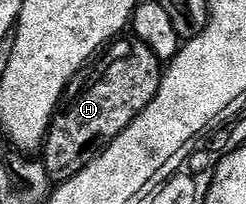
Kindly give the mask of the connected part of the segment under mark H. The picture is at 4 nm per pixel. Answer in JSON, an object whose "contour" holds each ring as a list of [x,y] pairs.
{"contour":[[[134,36],[116,37],[94,61],[84,66],[63,93],[63,100],[59,104],[59,109],[55,111],[55,116],[51,120],[51,129],[48,130],[43,143],[45,156],[42,155],[41,161],[52,181],[67,181],[72,178],[78,171],[83,170],[104,146],[121,132],[125,132],[131,121],[157,96],[160,77],[159,57],[140,38]]]}

